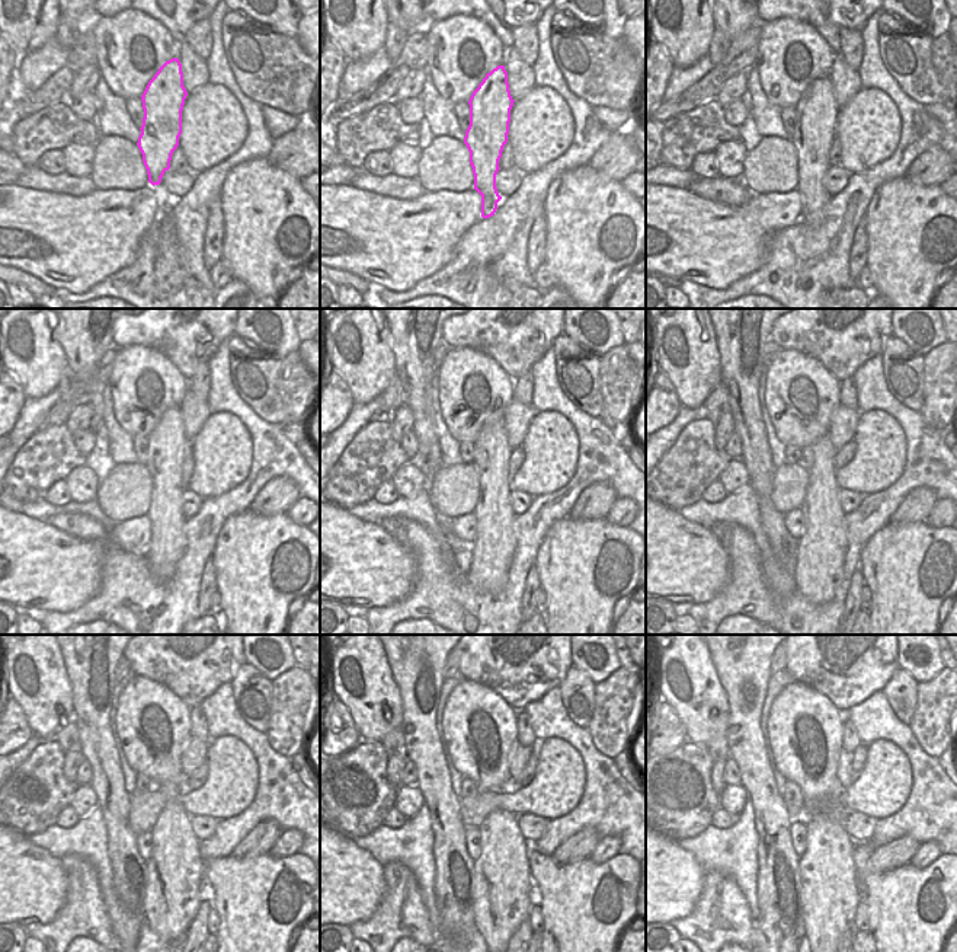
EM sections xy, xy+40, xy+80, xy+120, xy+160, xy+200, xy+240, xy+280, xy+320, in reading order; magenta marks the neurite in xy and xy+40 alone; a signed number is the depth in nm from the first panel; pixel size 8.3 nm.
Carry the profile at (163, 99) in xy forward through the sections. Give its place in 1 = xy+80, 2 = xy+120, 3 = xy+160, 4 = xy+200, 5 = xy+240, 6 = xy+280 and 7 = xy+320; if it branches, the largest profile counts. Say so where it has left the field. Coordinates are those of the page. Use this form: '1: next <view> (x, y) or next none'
1: next xy+80 (815, 128)
2: next xy+120 (167, 444)
3: next xy+160 (493, 546)
4: next xy+200 (822, 546)
5: next xy+240 (175, 869)
6: next xy+280 (502, 877)
7: next xy+320 (829, 897)

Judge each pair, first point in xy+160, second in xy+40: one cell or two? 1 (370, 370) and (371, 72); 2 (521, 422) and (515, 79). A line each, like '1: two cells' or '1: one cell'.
1: two cells
2: one cell

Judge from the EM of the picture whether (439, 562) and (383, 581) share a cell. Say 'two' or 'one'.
two

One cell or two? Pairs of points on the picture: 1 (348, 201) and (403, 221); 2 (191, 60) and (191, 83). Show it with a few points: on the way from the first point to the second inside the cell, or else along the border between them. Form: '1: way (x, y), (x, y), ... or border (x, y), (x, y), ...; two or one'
1: way (361, 214), (368, 221), (390, 221); one
2: way (191, 66), (191, 77); one

